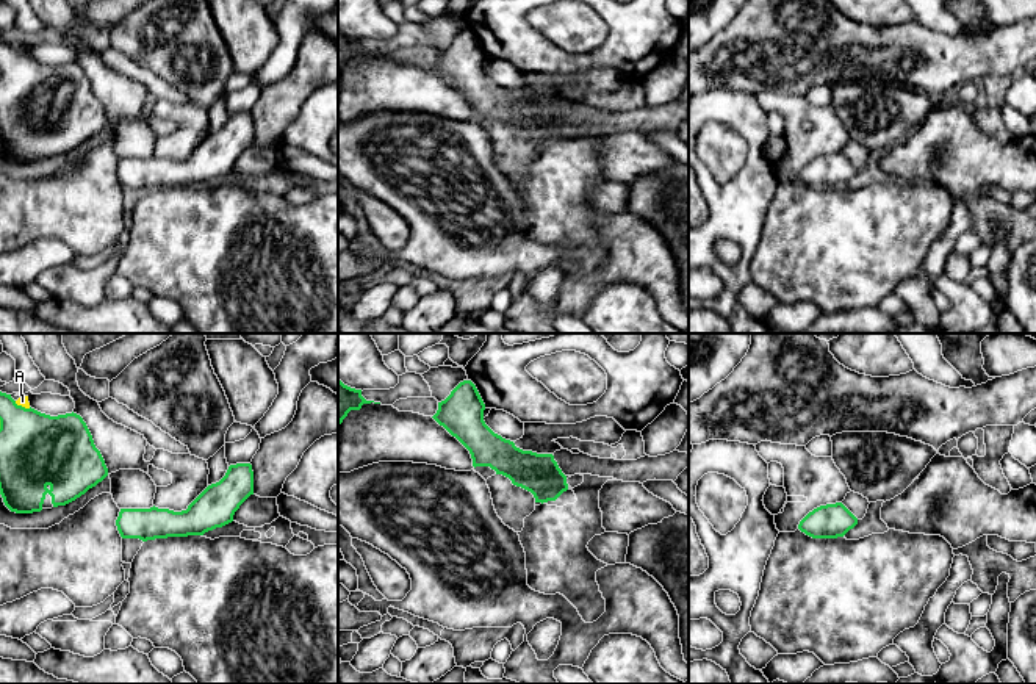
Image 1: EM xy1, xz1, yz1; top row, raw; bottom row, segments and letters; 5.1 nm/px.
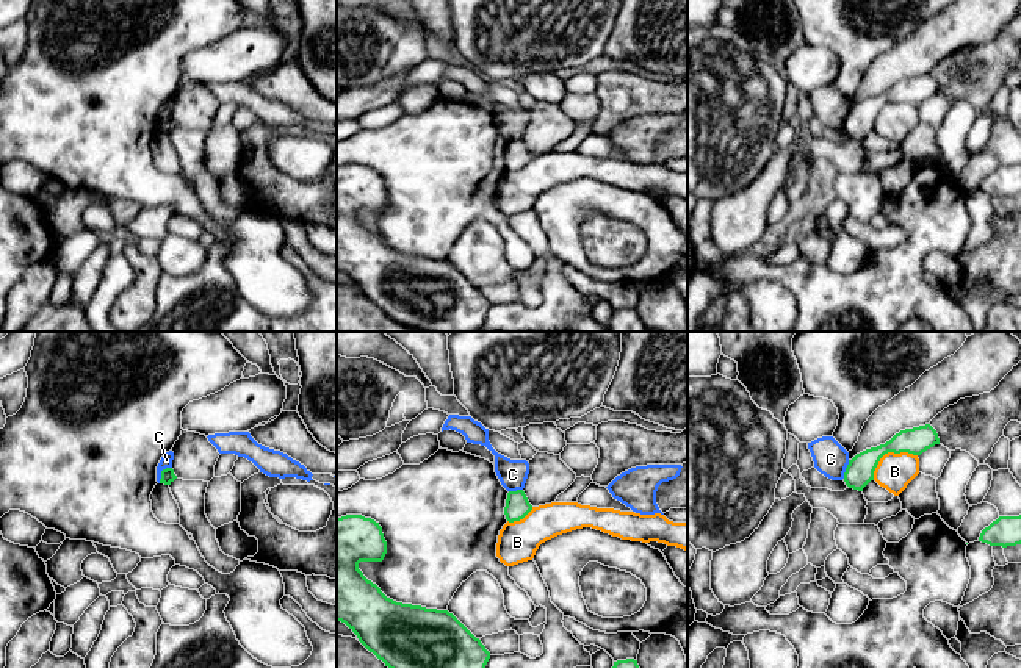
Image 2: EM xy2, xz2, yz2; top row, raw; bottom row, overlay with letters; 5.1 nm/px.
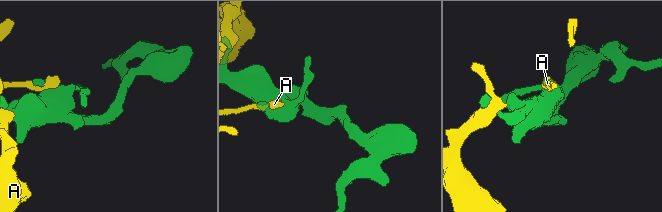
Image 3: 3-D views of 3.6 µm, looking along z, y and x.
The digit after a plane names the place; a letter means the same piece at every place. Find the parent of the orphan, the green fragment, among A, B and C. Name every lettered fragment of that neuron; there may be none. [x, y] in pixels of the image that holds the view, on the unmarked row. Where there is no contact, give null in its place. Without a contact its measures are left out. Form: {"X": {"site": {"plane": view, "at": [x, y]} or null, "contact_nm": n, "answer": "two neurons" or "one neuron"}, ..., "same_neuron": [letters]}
{"A": {"site": {"plane": "xy1", "at": [21, 55]}, "contact_nm": 90, "answer": "two neurons"}, "B": {"site": {"plane": "yz2", "at": [888, 100]}, "contact_nm": 260, "answer": "two neurons"}, "C": {"site": {"plane": "xy2", "at": [162, 122]}, "contact_nm": 110, "answer": "two neurons"}, "same_neuron": []}

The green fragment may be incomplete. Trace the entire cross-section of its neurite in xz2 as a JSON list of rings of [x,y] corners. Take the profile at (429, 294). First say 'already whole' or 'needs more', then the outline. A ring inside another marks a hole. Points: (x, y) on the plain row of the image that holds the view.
already whole | [[[362,164],[337,167],[337,271],[345,272],[395,322],[423,332],[482,329],[490,302],[453,263],[396,252],[359,219],[360,211],[382,211],[385,203],[387,191],[379,172]]]

